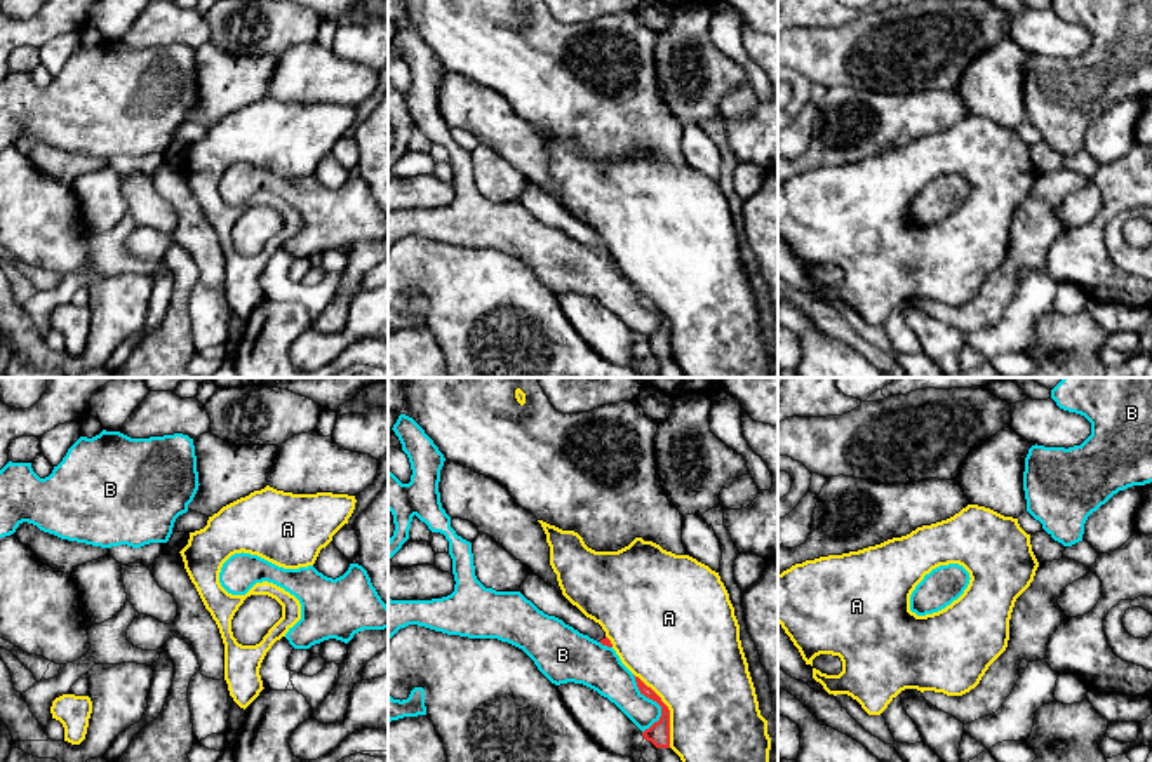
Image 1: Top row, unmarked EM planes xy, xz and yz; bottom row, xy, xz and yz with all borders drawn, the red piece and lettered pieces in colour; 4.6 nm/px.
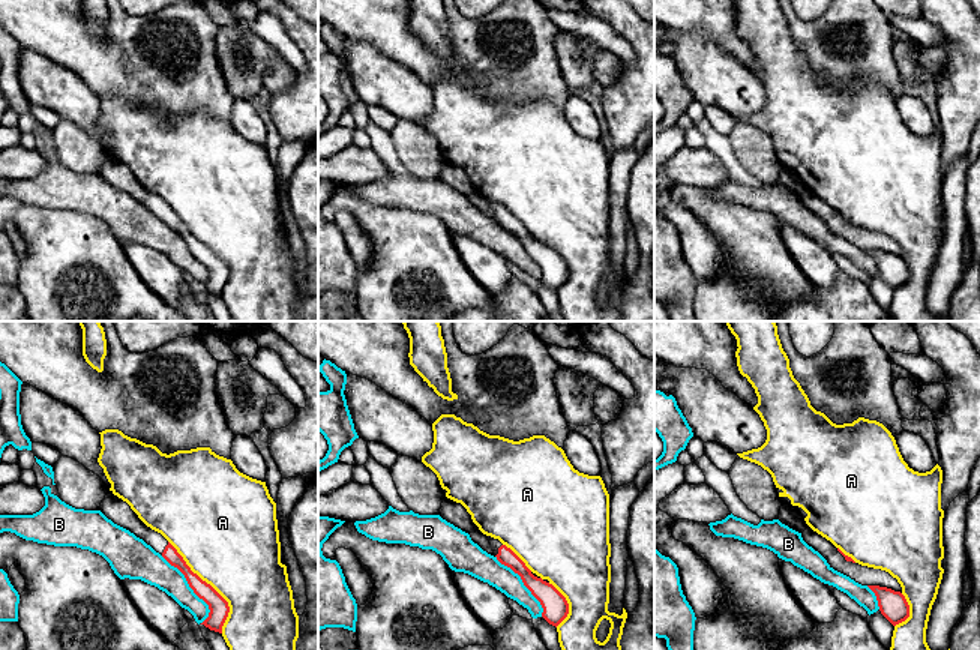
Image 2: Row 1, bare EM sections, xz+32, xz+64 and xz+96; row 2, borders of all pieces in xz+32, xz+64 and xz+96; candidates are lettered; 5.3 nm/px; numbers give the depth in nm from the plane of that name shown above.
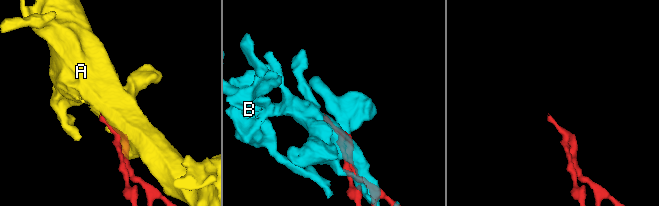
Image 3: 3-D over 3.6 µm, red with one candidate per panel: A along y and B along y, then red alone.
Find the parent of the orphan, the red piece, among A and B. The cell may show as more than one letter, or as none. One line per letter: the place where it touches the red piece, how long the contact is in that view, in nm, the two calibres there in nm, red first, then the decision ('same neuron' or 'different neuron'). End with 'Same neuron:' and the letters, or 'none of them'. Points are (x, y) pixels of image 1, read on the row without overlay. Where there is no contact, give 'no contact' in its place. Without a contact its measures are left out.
A: xz (669, 320) | 380 nm | 100/460 nm | different neuron
B: xz (656, 312) | 280 nm | 100/180 nm | different neuron
Same neuron: none of them

